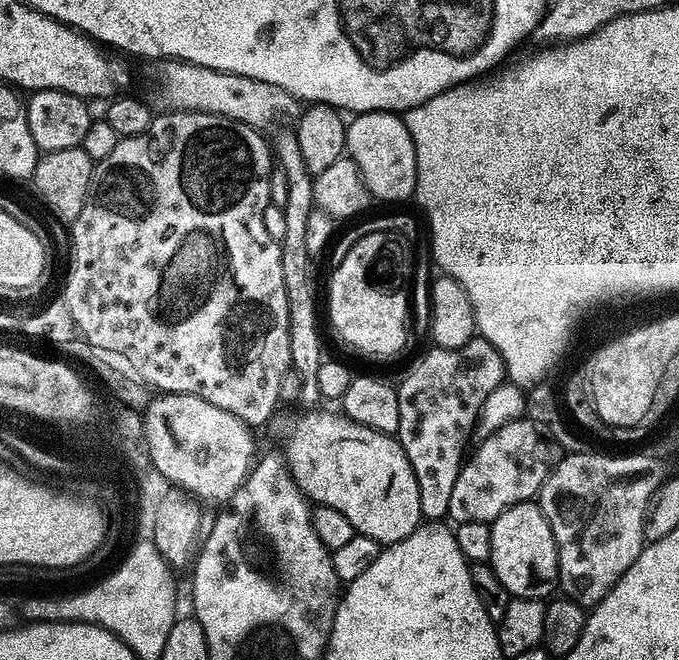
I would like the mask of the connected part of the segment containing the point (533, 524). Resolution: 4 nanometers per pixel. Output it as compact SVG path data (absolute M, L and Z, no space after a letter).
M525 502L507 508L493 520L491 565L498 574L502 586L513 597L522 600L544 600L557 591L560 578L558 549L548 520L542 514L539 503Z

